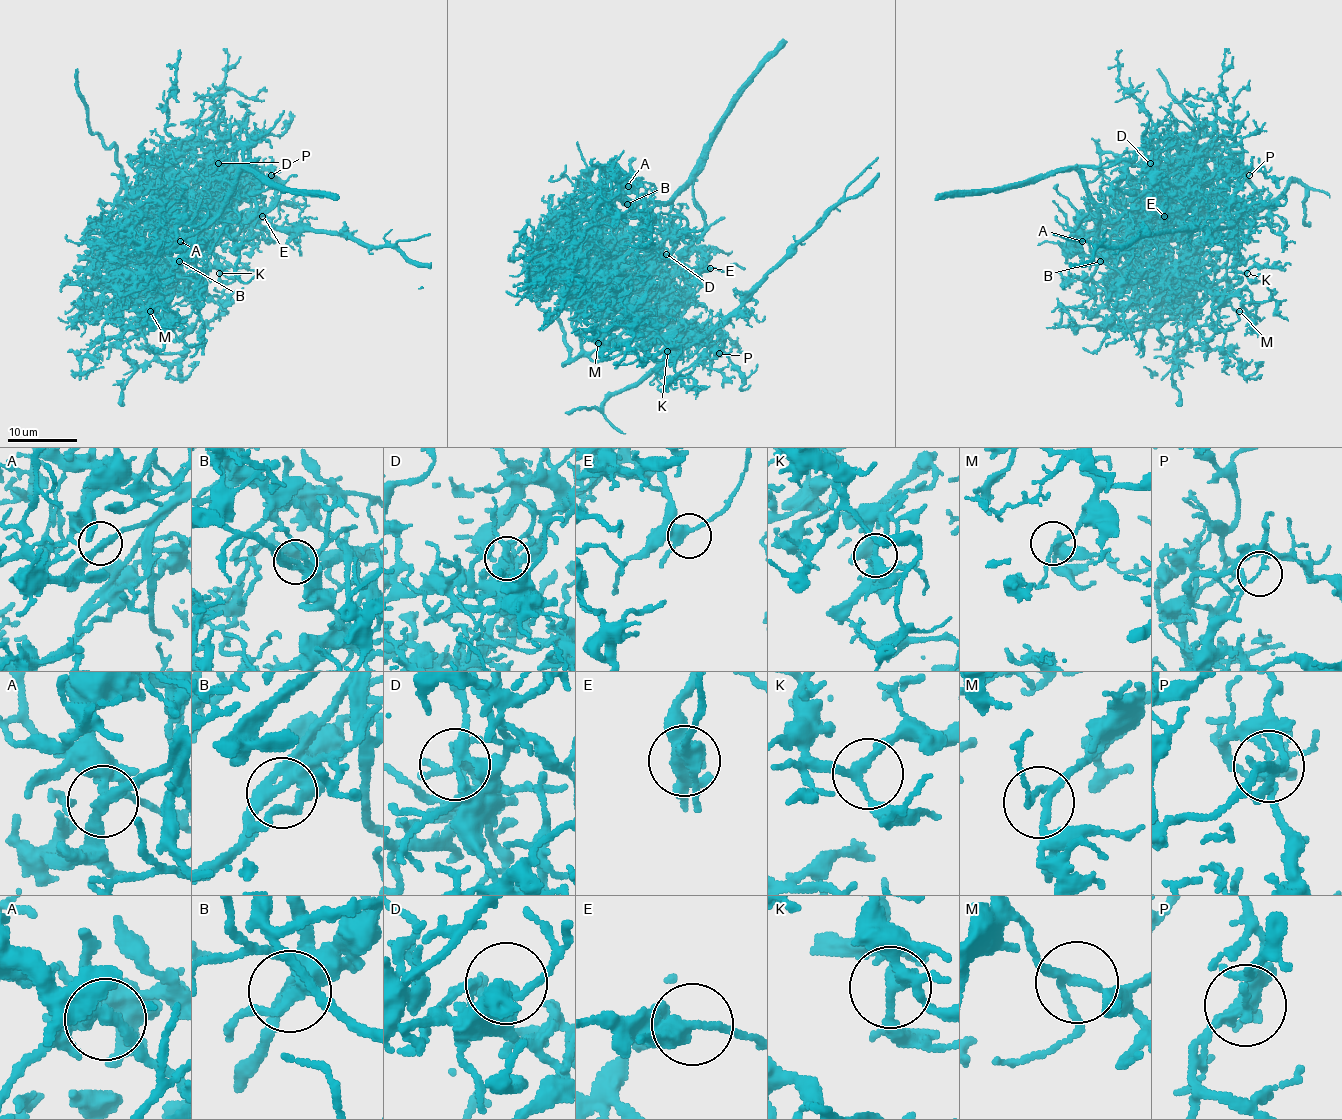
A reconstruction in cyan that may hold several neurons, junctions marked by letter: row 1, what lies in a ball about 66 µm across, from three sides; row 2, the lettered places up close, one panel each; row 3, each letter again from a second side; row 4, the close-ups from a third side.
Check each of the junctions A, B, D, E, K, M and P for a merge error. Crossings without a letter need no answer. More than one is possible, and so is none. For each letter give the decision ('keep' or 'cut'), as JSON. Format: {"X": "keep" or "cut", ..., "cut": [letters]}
{"A": "keep", "B": "keep", "D": "cut", "E": "keep", "K": "keep", "M": "keep", "P": "cut", "cut": ["D", "P"]}

